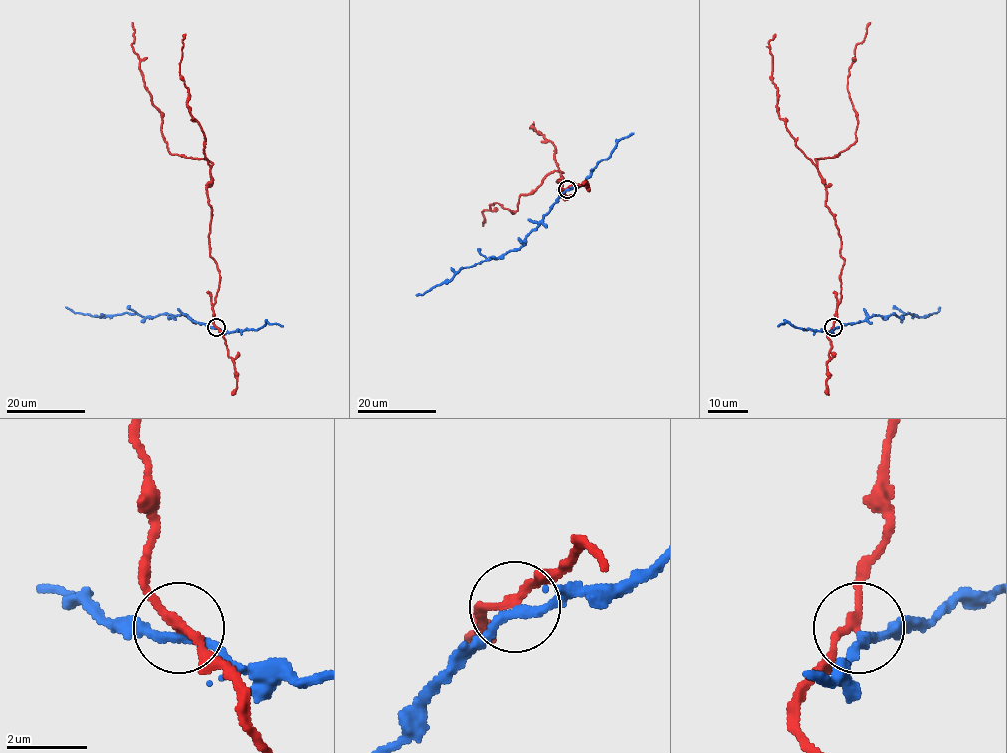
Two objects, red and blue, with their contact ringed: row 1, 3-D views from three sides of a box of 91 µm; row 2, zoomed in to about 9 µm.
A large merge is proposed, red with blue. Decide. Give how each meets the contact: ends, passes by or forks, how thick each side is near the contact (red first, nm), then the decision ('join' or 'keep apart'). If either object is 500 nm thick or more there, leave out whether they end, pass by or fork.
red passes by; blue passes by; calibres 200 and 200 nm; keep apart

